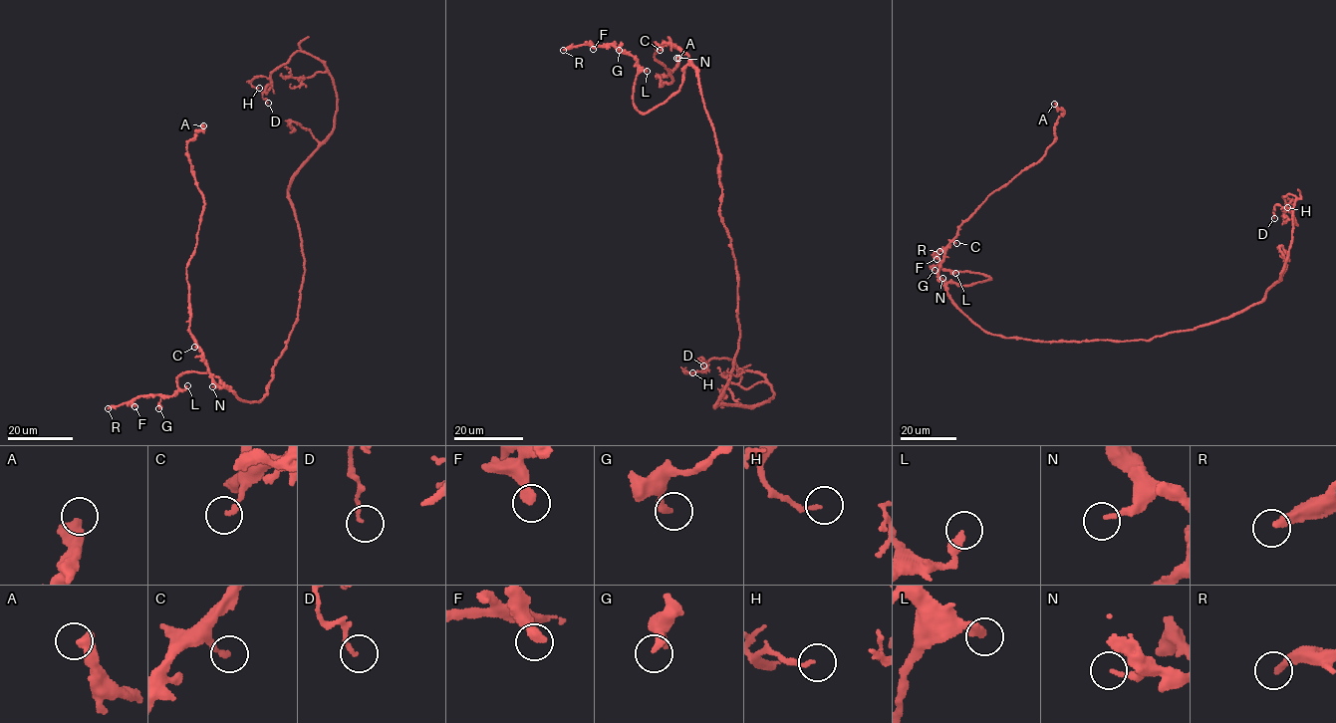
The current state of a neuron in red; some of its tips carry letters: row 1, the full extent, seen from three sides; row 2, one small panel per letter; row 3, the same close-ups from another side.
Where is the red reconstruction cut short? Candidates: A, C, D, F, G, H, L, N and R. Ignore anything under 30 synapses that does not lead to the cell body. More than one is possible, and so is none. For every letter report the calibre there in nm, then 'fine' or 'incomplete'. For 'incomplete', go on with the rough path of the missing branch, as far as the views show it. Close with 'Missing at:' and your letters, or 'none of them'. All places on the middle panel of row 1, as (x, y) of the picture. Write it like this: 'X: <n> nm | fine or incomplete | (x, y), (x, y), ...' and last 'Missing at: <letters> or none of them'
A: 550 nm | fine
C: 170 nm | fine
D: 130 nm | fine
F: 440 nm | fine
G: 280 nm | fine
H: 130 nm | fine
L: 360 nm | fine
N: 160 nm | fine
R: 280 nm | incomplete
Missing at: R

